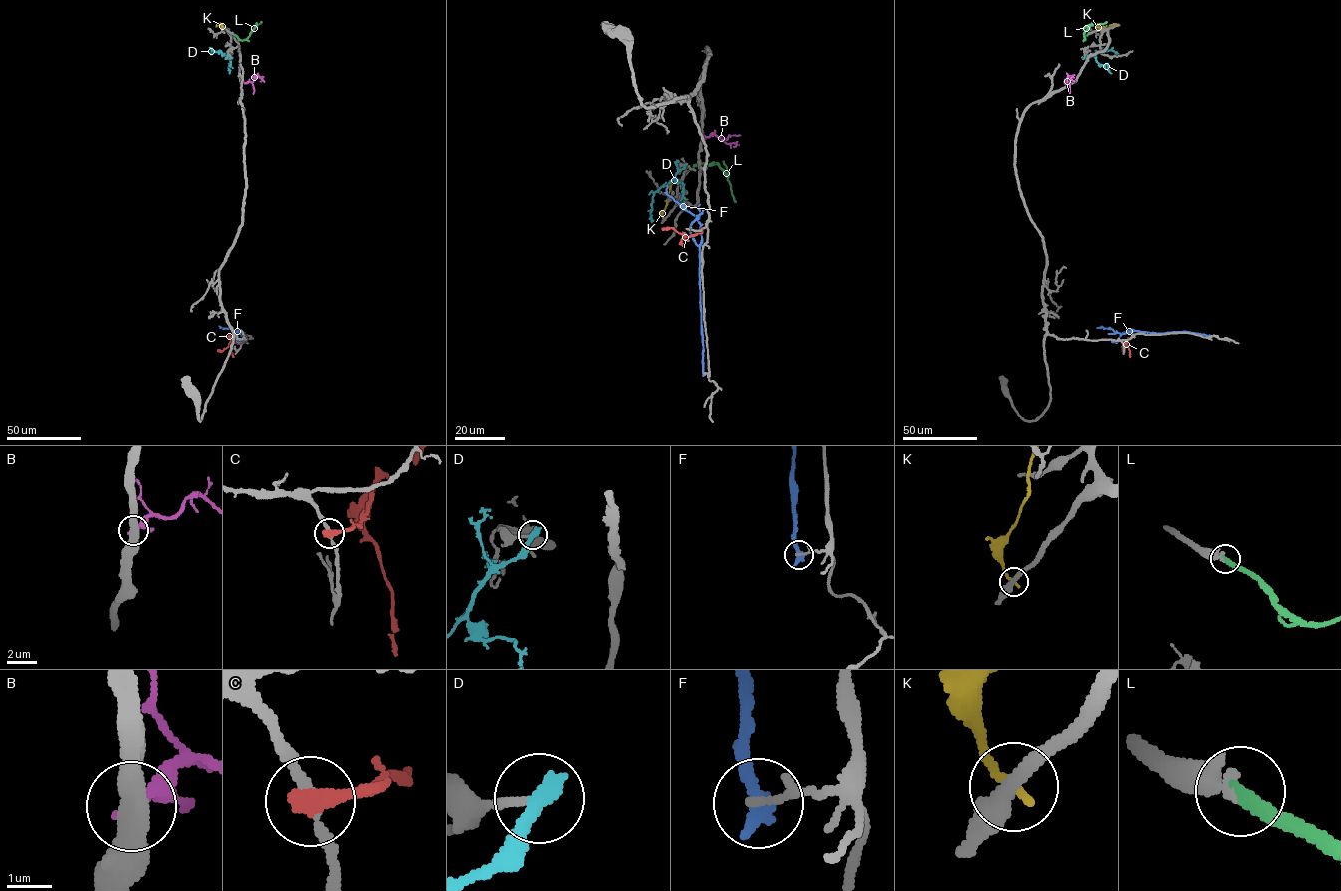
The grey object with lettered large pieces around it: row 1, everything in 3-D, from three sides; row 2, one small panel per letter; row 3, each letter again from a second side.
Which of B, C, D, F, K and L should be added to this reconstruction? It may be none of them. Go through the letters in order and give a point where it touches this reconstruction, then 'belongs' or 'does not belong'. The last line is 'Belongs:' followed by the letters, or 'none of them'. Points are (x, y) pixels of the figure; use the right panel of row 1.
B: meets grey at (1069, 83); does not belong
C: meets grey at (1123, 344); does not belong
D: meets grey at (1084, 57); does not belong
F: meets grey at (1209, 336); does not belong
K: meets grey at (1117, 24); does not belong
L: meets grey at (1088, 33); belongs
Belongs: L

